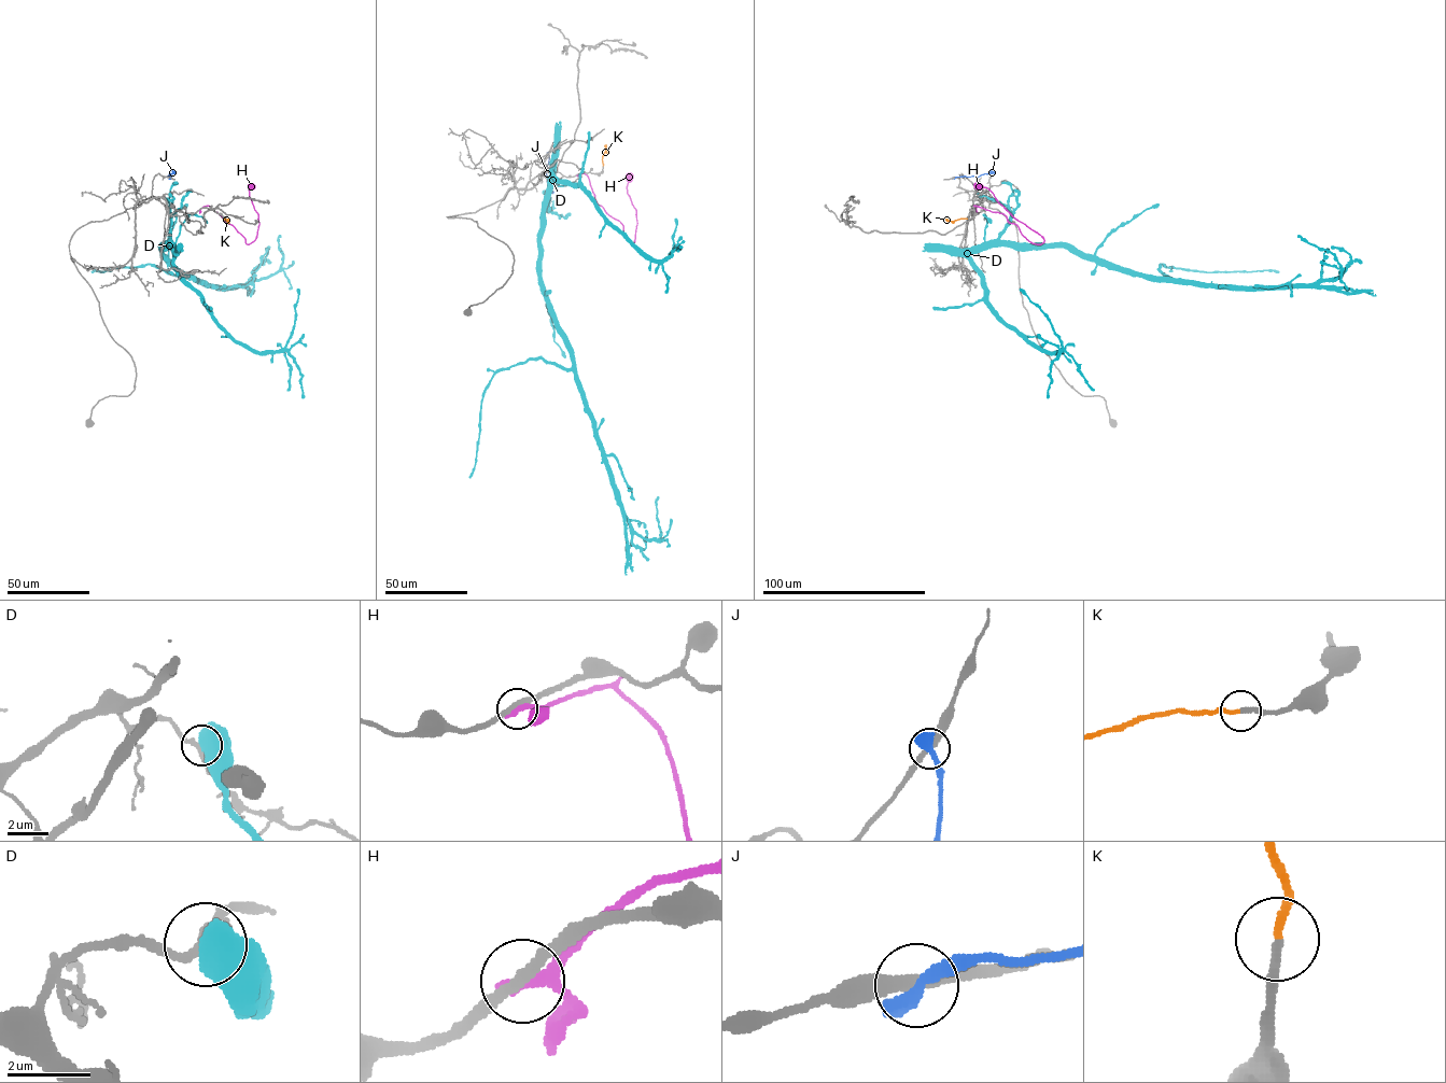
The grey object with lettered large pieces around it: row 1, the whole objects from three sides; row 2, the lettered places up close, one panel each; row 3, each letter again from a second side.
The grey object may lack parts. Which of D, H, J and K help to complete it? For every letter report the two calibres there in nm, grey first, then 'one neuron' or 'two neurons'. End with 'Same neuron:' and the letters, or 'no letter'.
D: calibres 200 and 800 nm; two neurons
H: calibres 280 and 260 nm; two neurons
J: calibres 280 and 500 nm; two neurons
K: calibres 240 and 180 nm; one neuron
Same neuron: K

